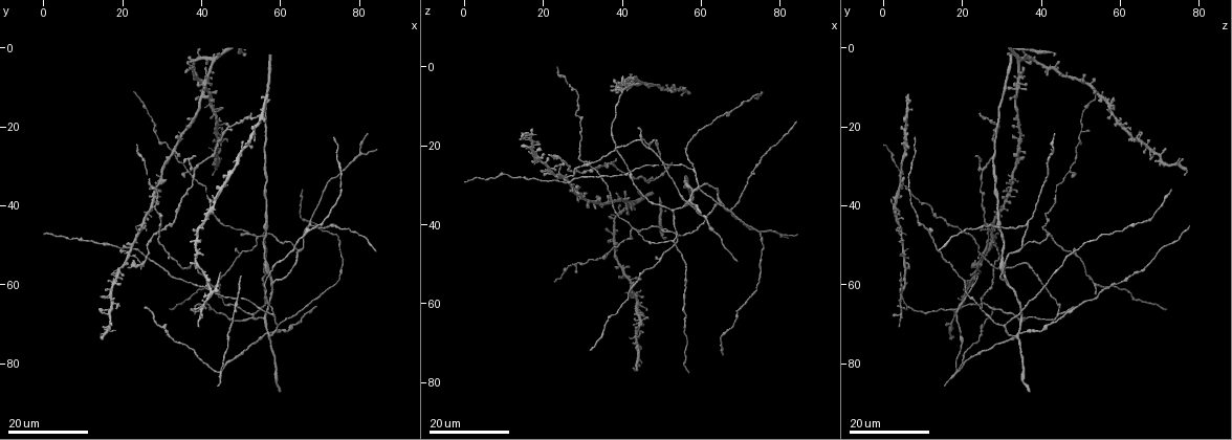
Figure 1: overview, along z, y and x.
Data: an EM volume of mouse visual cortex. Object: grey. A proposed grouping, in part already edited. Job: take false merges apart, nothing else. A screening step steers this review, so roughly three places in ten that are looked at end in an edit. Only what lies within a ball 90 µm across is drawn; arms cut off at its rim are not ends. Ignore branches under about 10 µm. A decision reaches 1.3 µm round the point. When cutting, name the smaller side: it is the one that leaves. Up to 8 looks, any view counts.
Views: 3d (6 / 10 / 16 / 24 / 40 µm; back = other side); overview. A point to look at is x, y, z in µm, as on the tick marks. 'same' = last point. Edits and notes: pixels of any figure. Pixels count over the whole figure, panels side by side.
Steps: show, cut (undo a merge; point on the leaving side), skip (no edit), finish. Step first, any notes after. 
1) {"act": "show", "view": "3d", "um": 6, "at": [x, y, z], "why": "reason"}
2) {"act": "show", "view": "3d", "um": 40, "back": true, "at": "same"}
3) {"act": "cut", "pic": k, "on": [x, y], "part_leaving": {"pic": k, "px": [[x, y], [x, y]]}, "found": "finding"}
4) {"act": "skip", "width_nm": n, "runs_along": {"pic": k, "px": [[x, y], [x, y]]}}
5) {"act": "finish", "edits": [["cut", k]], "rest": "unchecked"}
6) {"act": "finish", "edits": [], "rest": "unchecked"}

{"act": "show", "view": "3d", "um": 16, "at": [52.5, 68.5, 37.0], "why": "a fork"}

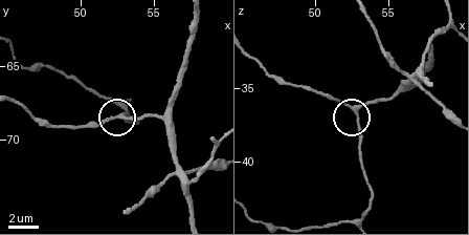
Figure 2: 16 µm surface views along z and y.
{"act": "show", "view": "3d", "um": 6, "at": [52.8, 68.4, 36.6]}

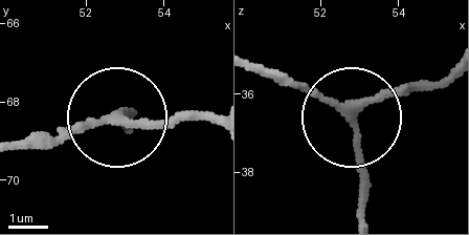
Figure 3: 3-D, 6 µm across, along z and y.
{"act": "skip", "runs_along": {"pic": 3, "px": [[444, 79], [374, 95], [357, 112], [363, 209]]}, "found": "one neuron here"}

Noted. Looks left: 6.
{"act": "show", "view": "3d", "um": 24, "at": [56.0, 72.0, 33.5], "why": "four or more arms meet"}

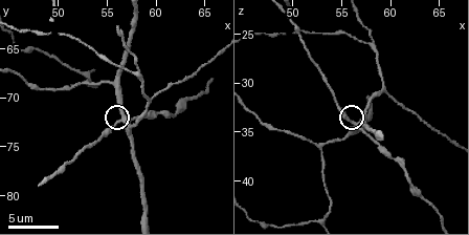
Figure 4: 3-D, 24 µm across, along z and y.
{"act": "show", "view": "3d", "um": 10, "at": [56.4, 72.2, 34.0], "why": "zoom in"}

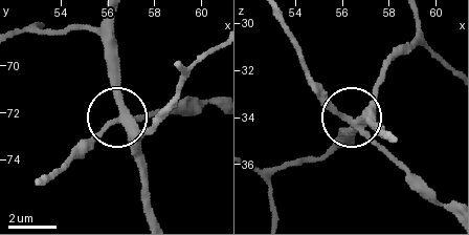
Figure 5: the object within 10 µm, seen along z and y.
{"act": "cut", "pic": 5, "on": [98, 136], "arms": 4, "part_leaving": {"pic": 5, "px": [[121, 116], [42, 177]]}, "found": "two neurons meet here"}

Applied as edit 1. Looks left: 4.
{"act": "show", "view": "3d", "um": 6, "at": [58.2, 67.4, 26.2], "why": "three-way junction"}

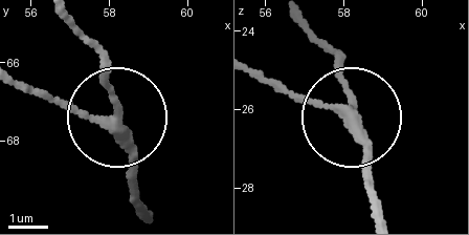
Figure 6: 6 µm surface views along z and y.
{"act": "show", "view": "3d", "um": 6, "back": true, "at": [58.20, 67.65, 26.10], "why": "other side"}

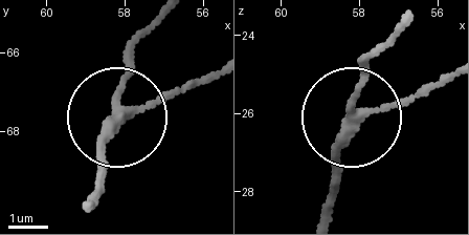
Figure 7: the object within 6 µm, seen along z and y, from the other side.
{"act": "skip", "arms": 3, "found": "all the same neuron"}

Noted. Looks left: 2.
{"act": "show", "view": "3d", "um": 24, "at": [58.0, 59.0, 31.0]}

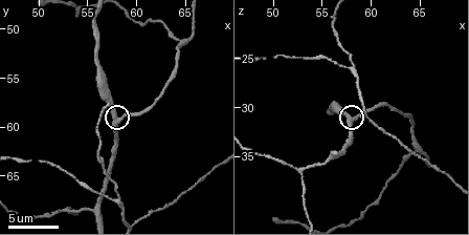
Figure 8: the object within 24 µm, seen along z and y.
{"act": "show", "view": "3d", "um": 6, "at": [58.2, 59.2, 31.0]}

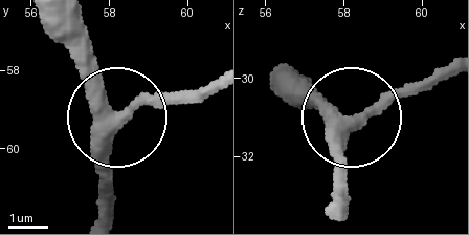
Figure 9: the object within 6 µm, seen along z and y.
{"act": "skip", "arms": 3, "found": "one neuron here"}

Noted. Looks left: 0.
{"act": "finish", "edits": [["cut", 5]], "rest": "unchecked"}

